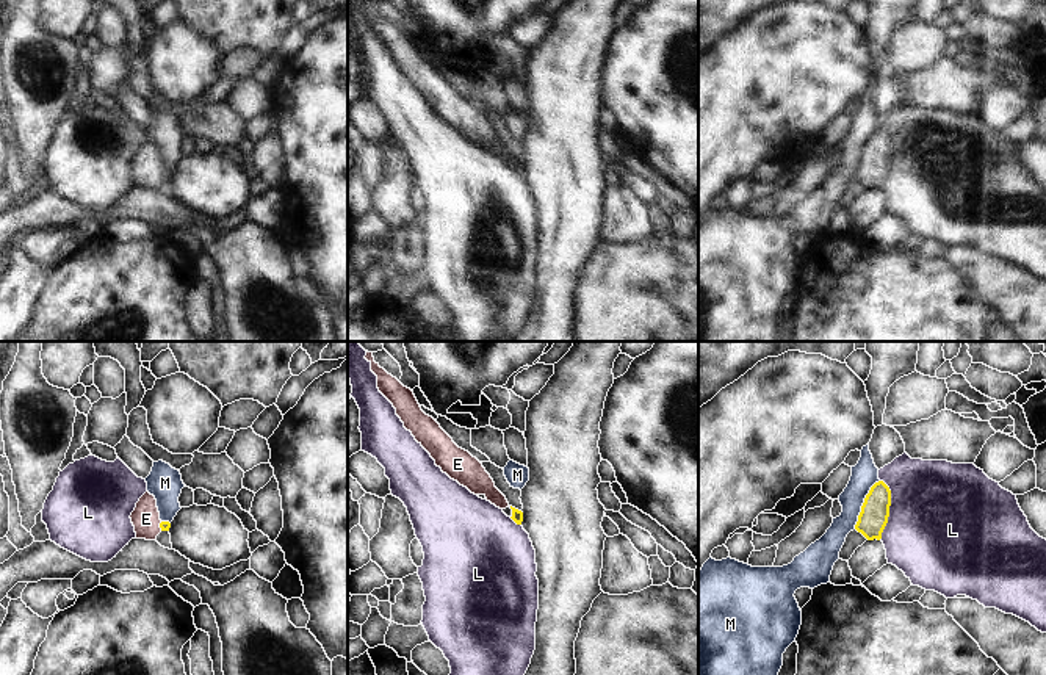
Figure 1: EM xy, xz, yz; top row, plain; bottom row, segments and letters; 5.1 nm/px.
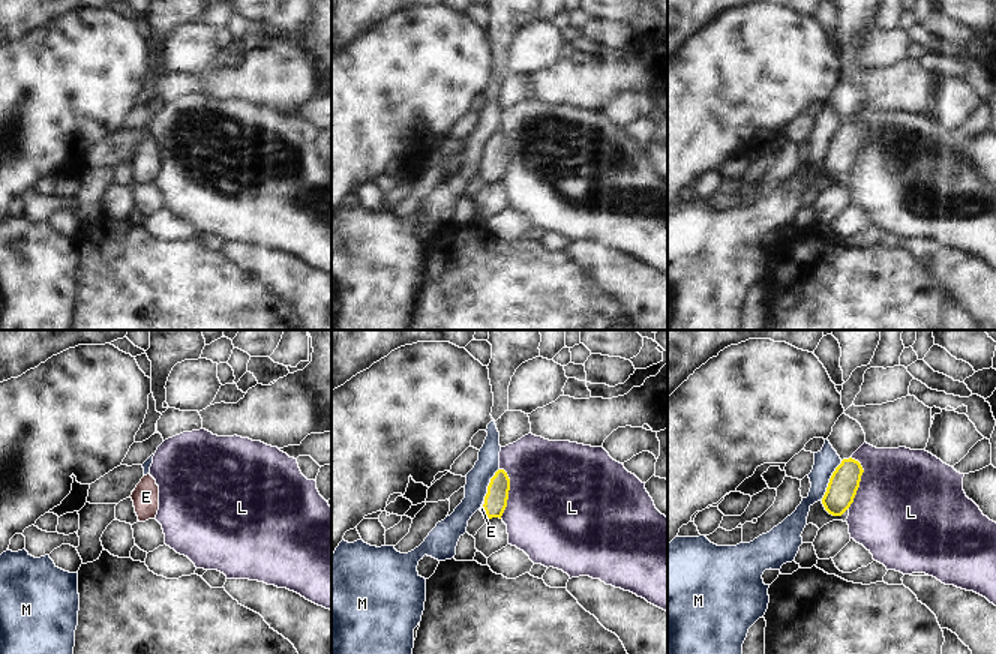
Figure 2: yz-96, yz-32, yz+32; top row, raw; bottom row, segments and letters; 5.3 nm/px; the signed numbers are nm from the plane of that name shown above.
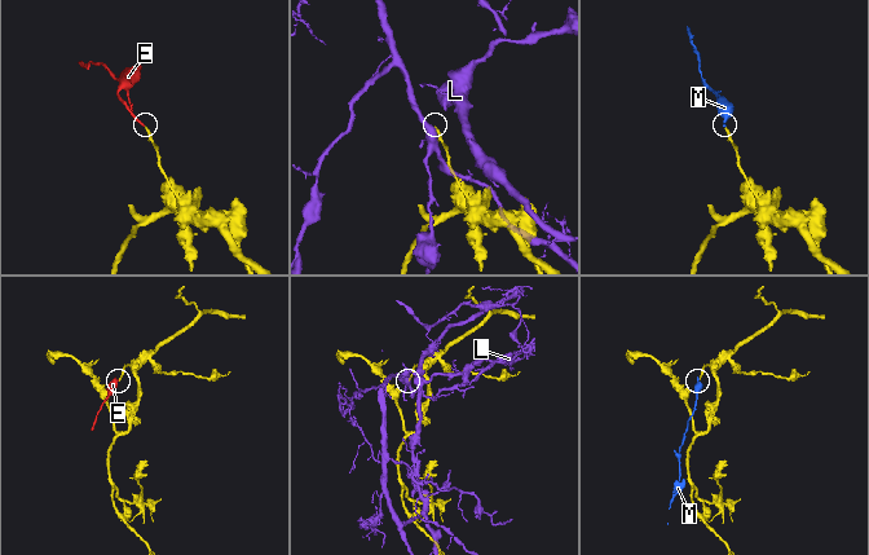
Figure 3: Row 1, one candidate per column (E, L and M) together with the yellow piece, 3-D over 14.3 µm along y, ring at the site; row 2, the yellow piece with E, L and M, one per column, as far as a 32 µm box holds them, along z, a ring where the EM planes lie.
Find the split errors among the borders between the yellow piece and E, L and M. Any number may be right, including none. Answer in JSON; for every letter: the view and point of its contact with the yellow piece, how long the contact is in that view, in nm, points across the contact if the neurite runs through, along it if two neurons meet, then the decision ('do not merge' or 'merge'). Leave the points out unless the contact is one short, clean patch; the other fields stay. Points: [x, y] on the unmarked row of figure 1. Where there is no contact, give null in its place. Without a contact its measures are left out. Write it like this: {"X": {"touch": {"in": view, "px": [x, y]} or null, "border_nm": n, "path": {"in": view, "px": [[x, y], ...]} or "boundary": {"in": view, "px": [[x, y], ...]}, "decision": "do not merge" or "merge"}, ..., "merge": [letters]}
{"E": {"touch": {"in": "xy", "px": [160, 176]}, "border_nm": 50, "path": {"in": "xy", "px": [[165, 174], [160, 176], [146, 168]]}, "decision": "merge"}, "L": {"touch": {"in": "yz", "px": [888, 158]}, "border_nm": 320, "decision": "do not merge"}, "M": {"touch": {"in": "yz", "px": [863, 154]}, "border_nm": 280, "boundary": {"in": "yz", "px": [[879, 129], [866, 144], [854, 177]]}, "decision": "do not merge"}, "merge": ["E"]}

